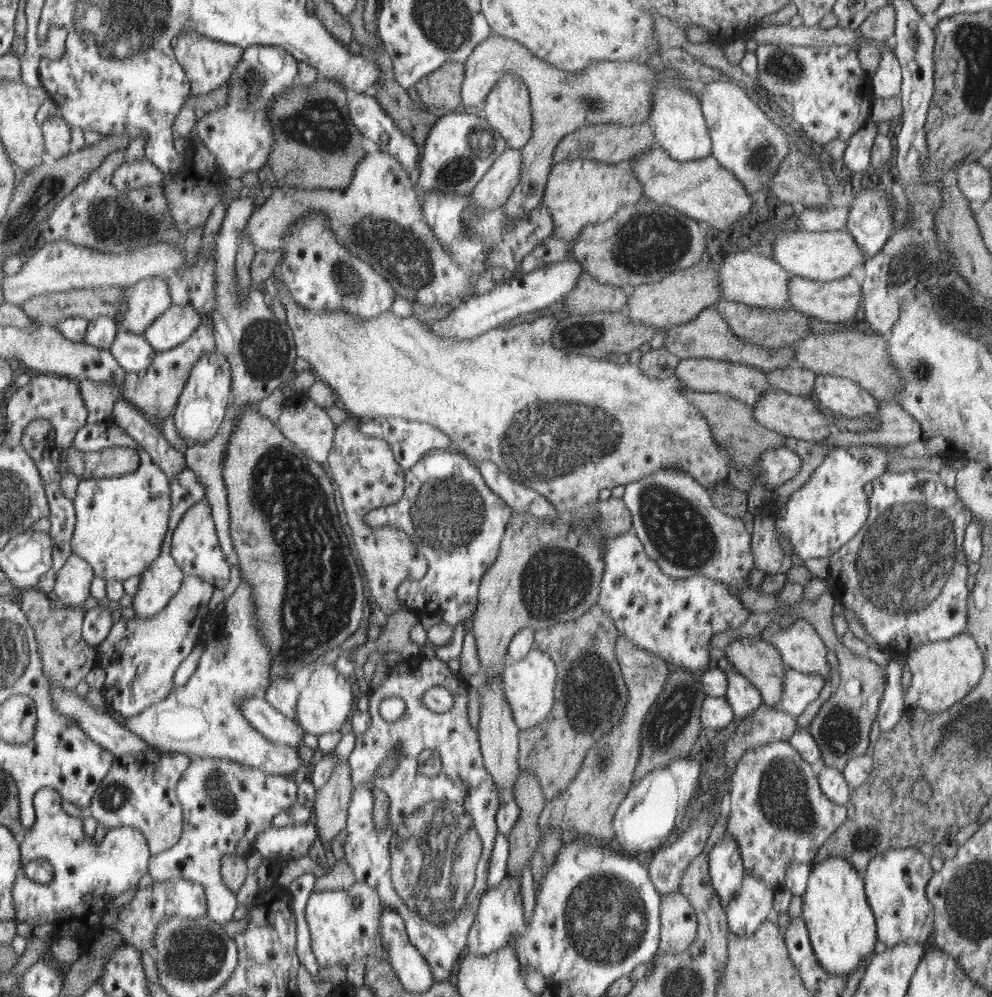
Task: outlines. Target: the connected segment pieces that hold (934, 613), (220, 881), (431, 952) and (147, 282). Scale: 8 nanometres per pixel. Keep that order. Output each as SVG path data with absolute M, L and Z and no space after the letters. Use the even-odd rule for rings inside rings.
M911 464L909 468L896 473L888 470L876 477L873 482L873 491L869 496L869 515L865 526L856 533L856 536L843 544L833 555L830 556L829 573L827 582L830 584L831 591L836 600L840 601L845 608L852 610L860 618L866 634L874 638L875 646L886 650L908 655L914 652L921 644L928 644L940 640L952 638L957 634L969 630L967 620L967 602L970 590L968 584L968 567L965 552L963 549L963 540L965 537L966 527L972 521L971 510L965 508L963 502L959 499L955 487L946 486L938 473L928 471L921 464Z
M195 758L184 772L176 792L183 806L183 834L174 847L153 855L150 874L154 882L182 879L203 885L207 915L225 924L233 918L238 900L224 882L222 861L227 856L245 859L255 850L256 837L272 826L273 818L290 809L298 800L299 780L288 775L272 775L228 759Z
M410 628L410 632L406 634L406 640L410 642L410 646L404 646L404 658L400 658L400 662L397 662L395 666L388 668L387 675L382 680L376 689L372 690L369 693L369 714L372 718L370 722L370 728L366 730L363 734L356 736L354 744L348 748L346 752L348 768L350 768L350 775L352 775L352 799L351 804L348 809L348 826L346 827L346 832L348 836L346 842L343 846L344 853L346 856L346 863L350 865L352 871L354 872L355 879L357 882L366 883L368 886L371 886L376 894L380 897L380 900L384 904L384 907L389 907L395 909L400 916L403 917L403 920L406 922L407 932L410 934L410 939L416 944L417 948L423 955L429 964L433 968L433 975L435 976L436 981L448 980L450 976L455 976L455 968L459 966L460 954L464 950L464 946L467 946L467 938L470 934L472 926L474 926L475 916L478 914L478 902L480 902L480 896L486 892L486 882L489 882L488 868L491 867L491 853L494 851L495 840L498 838L499 829L498 822L495 820L496 814L501 807L500 798L498 798L498 792L496 792L496 786L494 786L494 780L492 780L492 775L488 773L486 766L483 764L483 754L481 752L479 744L479 733L470 726L468 719L468 683L461 678L458 673L453 673L450 671L446 662L439 662L435 654L436 646L433 643L430 643L428 640L424 642L414 642L410 638L414 628ZM433 686L442 686L446 688L453 694L454 705L446 712L436 713L430 709L427 709L422 704L422 696L426 690L432 688ZM390 696L398 696L406 702L405 711L402 713L402 717L396 722L388 722L382 720L382 716L378 714L378 704L384 700L384 698L390 698ZM424 750L436 750L440 757L443 759L442 770L436 768L436 772L432 772L434 776L424 776L422 772L418 774L418 758ZM397 751L401 751L401 758L399 758L399 766L392 771L390 776L379 776L378 768L379 764L384 762L388 756ZM376 791L383 791L387 796L387 802L389 803L388 816L390 819L389 829L386 830L376 830L374 824L374 796ZM472 890L474 891L474 908L468 908L468 897L471 895Z
M163 276L145 278L130 288L129 293L128 311L120 327L130 332L142 335L146 327L171 308L172 296Z

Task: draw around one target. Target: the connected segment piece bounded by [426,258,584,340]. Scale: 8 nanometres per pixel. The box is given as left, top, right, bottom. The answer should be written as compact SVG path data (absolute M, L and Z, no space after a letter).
M570 258L563 262L538 268L529 274L519 275L504 282L486 294L474 295L472 298L459 302L448 317L438 320L434 324L426 324L426 326L437 335L449 339L470 340L479 337L486 331L496 329L501 324L514 320L516 317L527 316L529 313L549 307L552 303L572 292L582 274L584 274L582 265L578 265Z

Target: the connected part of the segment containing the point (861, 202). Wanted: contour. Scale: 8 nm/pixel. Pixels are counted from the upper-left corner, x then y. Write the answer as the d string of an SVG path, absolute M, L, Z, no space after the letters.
M858 187L853 201L850 203L851 209L847 220L846 229L856 241L856 245L864 251L868 259L878 255L880 250L886 245L890 230L892 230L892 200L895 196L884 196L877 189L863 189Z

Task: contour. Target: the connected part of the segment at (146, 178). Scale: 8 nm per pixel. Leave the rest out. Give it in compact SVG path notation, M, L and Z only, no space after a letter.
M144 156L142 161L124 163L115 172L114 185L120 192L129 192L136 188L161 184L163 179L164 172Z

